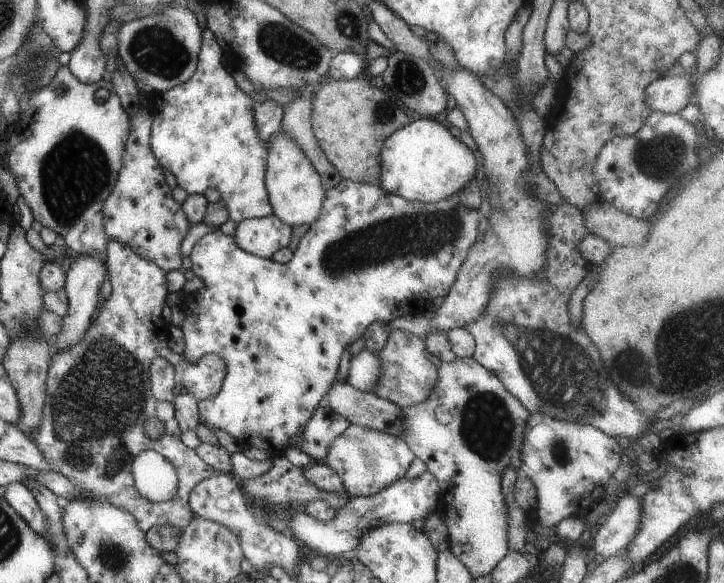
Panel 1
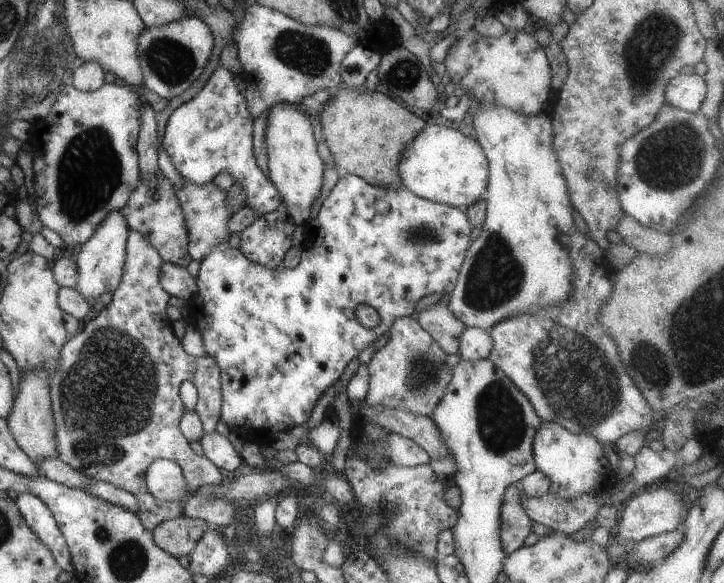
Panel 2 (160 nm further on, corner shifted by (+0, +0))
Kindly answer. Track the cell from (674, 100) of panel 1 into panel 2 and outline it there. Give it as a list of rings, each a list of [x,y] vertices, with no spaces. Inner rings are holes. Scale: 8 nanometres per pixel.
[[[695,73],[689,76],[682,74],[673,76],[663,90],[663,104],[669,104],[683,112],[698,112],[703,98],[705,98],[705,82]]]

